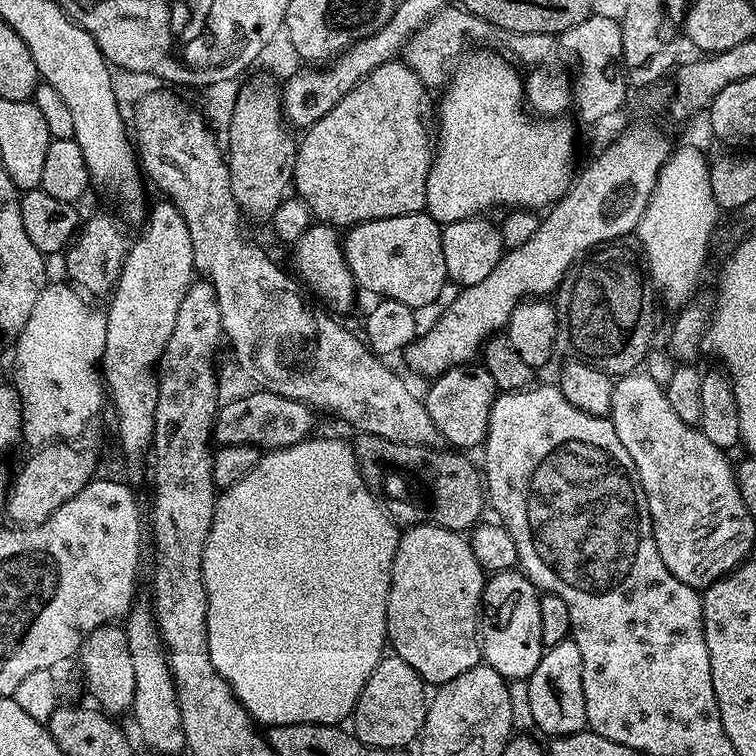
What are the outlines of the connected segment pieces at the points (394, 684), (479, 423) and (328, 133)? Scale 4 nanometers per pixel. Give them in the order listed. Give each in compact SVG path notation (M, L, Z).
M395 654L385 655L378 662L374 674L370 674L352 710L351 731L363 744L403 750L411 740L413 743L424 729L429 699L429 689L423 678L414 670L414 666L402 662L402 658Z
M480 362L459 364L435 377L429 384L432 385L428 393L423 393L422 399L430 418L434 418L434 426L440 431L443 443L456 450L479 449L488 437L490 412L498 395L490 370L486 370Z
M394 59L378 66L370 74L366 74L366 78L362 78L362 82L358 82L358 86L354 86L354 90L350 90L350 94L346 94L346 98L342 98L342 102L338 102L338 106L334 106L334 110L330 110L330 114L326 114L317 124L307 129L301 135L304 137L299 137L294 174L292 175L292 188L295 195L306 202L306 206L312 211L312 215L317 221L323 222L325 225L335 226L340 230L347 230L353 224L370 222L378 218L398 218L402 214L425 211L426 178L432 169L434 155L434 136L433 133L432 136L428 133L428 124L424 121L424 116L430 115L431 112L433 115L434 112L434 100L428 96L431 96L430 90L420 81L418 74L414 74L414 70L410 70L407 64L399 59Z

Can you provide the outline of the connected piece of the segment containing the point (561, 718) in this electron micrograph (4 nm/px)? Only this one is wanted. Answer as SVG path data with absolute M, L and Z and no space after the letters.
M570 638L545 649L543 658L527 679L528 714L547 737L578 733L587 725L585 692L582 690L582 654Z

